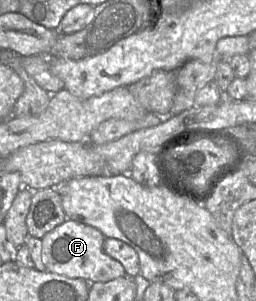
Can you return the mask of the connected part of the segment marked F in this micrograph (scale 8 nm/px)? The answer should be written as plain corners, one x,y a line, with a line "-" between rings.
66,219
42,238
42,257
46,271
90,283
108,282
126,275
122,265
104,251
104,234
93,227

